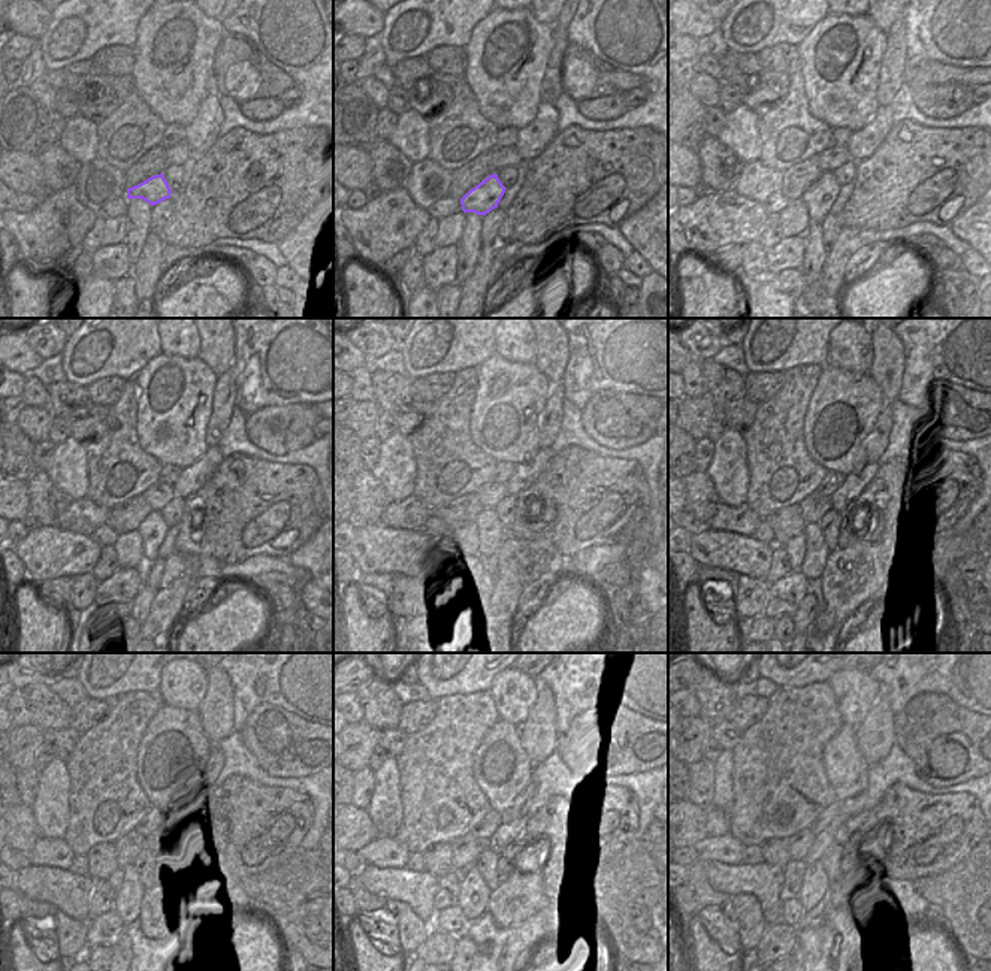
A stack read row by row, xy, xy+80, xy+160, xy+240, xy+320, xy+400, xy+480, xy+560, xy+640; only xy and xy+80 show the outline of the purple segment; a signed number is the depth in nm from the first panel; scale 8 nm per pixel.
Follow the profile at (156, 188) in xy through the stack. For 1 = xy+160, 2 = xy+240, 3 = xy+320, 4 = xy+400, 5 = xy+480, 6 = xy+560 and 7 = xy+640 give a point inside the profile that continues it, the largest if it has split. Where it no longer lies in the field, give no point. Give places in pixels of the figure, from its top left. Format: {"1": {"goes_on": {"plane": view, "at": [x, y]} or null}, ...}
{"1": {"goes_on": {"plane": "xy+160", "at": [818, 199]}}, "2": {"goes_on": {"plane": "xy+240", "at": [153, 529]}}, "3": {"goes_on": {"plane": "xy+320", "at": [491, 534]}}, "4": {"goes_on": {"plane": "xy+400", "at": [816, 557]}}, "5": {"goes_on": {"plane": "xy+480", "at": [151, 892]}}, "6": {"goes_on": {"plane": "xy+560", "at": [474, 897]}}, "7": {"goes_on": {"plane": "xy+640", "at": [815, 885]}}}

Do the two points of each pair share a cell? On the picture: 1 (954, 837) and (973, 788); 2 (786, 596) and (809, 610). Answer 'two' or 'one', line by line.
1: two
2: two

